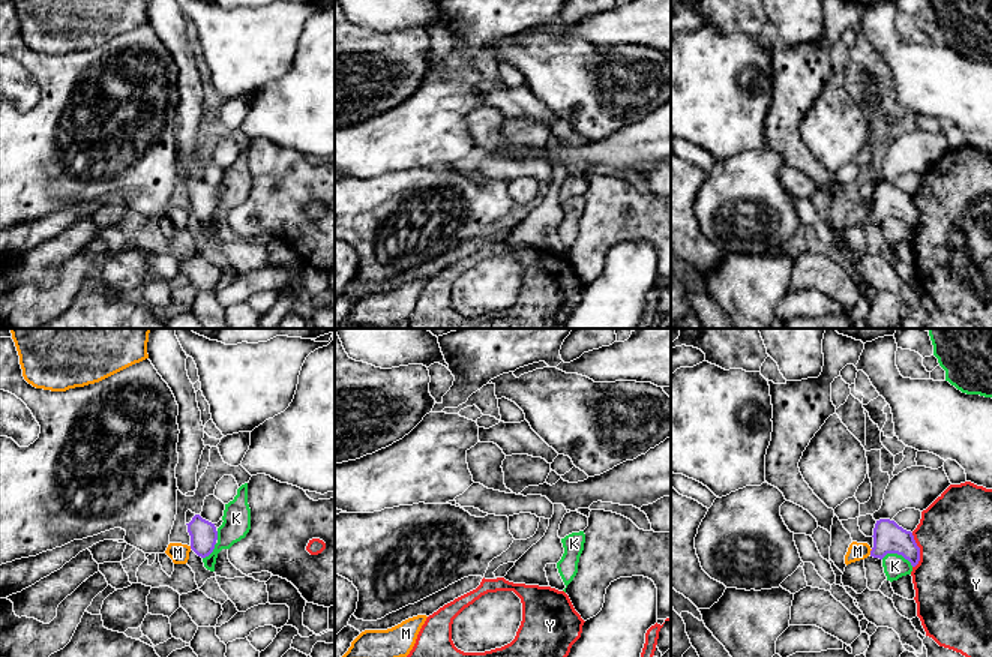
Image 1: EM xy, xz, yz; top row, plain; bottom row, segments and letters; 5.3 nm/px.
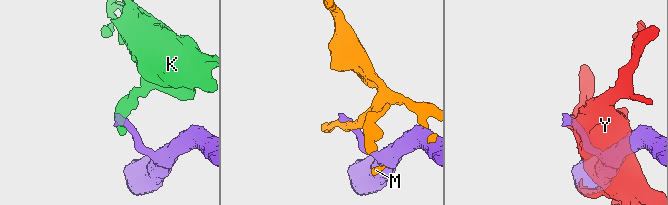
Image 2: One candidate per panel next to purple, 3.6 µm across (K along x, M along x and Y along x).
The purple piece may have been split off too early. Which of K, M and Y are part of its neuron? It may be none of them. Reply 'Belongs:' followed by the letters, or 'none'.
Belongs: none

